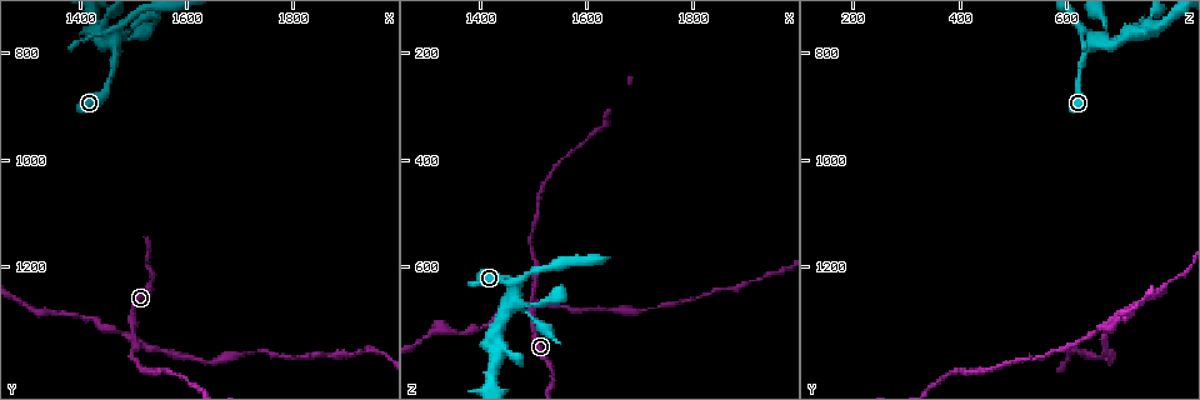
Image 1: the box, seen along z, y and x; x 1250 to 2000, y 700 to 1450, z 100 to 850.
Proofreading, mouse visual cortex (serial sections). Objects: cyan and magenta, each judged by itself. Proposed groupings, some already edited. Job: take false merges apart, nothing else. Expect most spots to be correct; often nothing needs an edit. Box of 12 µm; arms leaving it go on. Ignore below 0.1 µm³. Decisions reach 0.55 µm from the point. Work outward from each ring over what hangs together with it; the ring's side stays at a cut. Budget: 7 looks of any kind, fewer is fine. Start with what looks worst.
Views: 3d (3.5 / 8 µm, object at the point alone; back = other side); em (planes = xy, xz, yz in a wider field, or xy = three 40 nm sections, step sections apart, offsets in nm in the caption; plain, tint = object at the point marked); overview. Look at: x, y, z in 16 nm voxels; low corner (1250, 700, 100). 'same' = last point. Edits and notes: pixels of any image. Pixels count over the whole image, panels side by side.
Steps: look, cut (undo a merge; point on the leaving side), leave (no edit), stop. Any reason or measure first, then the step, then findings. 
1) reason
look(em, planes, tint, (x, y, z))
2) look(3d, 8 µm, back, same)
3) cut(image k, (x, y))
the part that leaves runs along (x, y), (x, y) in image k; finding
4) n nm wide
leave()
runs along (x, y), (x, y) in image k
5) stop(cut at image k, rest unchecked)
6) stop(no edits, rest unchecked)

three-way junction
look(3d, 8 µm, (1495, 1325, 670))

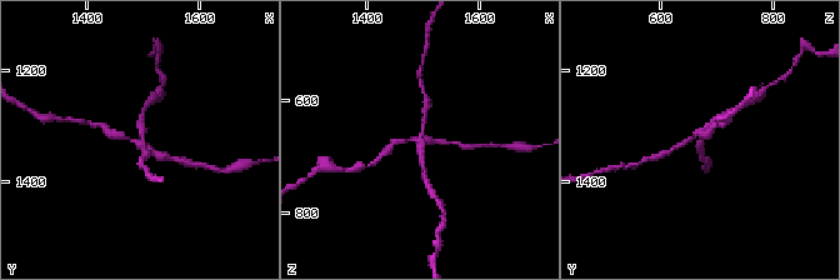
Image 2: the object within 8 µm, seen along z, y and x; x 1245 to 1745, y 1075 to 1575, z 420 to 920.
zoom in
look(3d, 3.5 µm, (1495, 1320, 680))

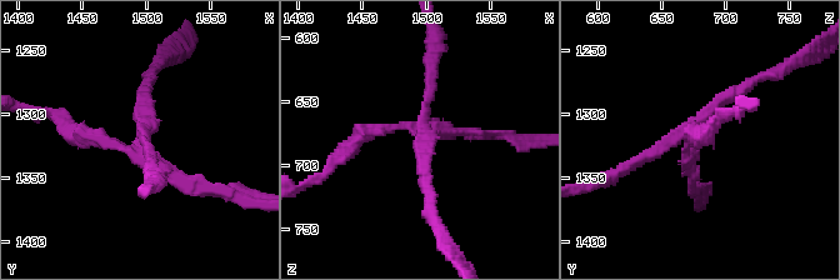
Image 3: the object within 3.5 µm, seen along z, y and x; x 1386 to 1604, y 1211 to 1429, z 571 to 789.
cut(image 3, (100, 143))
the part that leaves runs along (695, 139), (685, 161), (698, 196) in image 3; a second cell is stuck on

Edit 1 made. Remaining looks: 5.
see it whole again
look(overview)

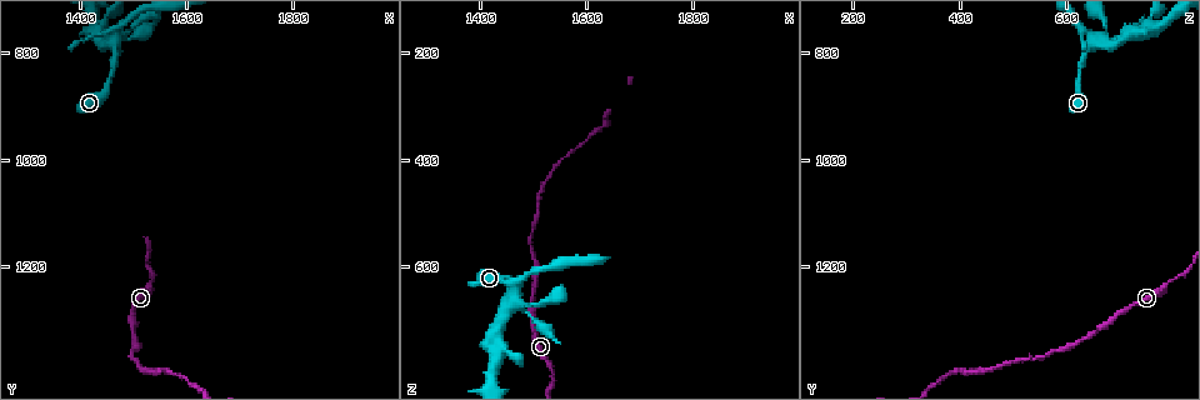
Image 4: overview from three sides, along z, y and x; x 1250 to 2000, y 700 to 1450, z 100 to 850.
small branch off a trunk
look(3d, 3.5 µm, (1465, 780, 650))

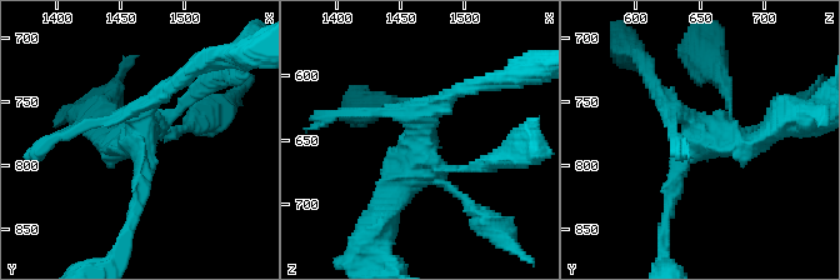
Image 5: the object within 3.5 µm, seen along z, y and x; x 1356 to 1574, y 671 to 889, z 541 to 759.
look(em, xy, step 3, tint, (1464, 778, 644))

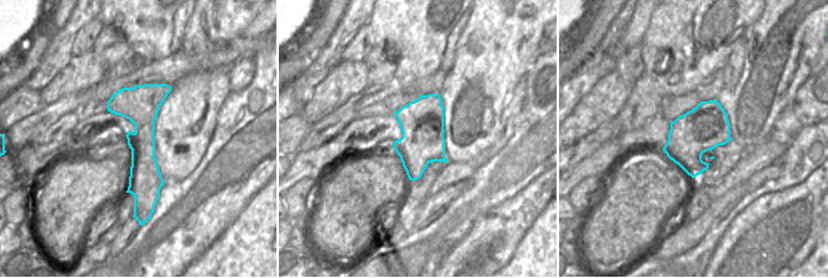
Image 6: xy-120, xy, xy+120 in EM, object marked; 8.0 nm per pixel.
leave()
runs along (164, 87), (144, 107), (145, 202) in image 6; all the same cell

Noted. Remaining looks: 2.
look(3d, 3.5 µm, (1440, 750, 755))

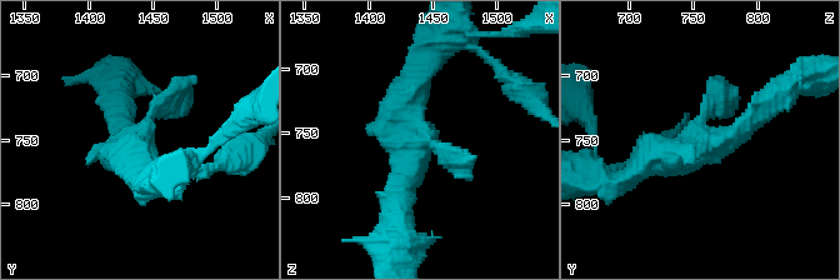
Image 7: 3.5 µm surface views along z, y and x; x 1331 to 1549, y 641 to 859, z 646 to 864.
leave()
runs along (634, 174), (724, 143), (769, 100) in image 7; one cell here

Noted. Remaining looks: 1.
stop(cut at image 3, rest unchecked)

